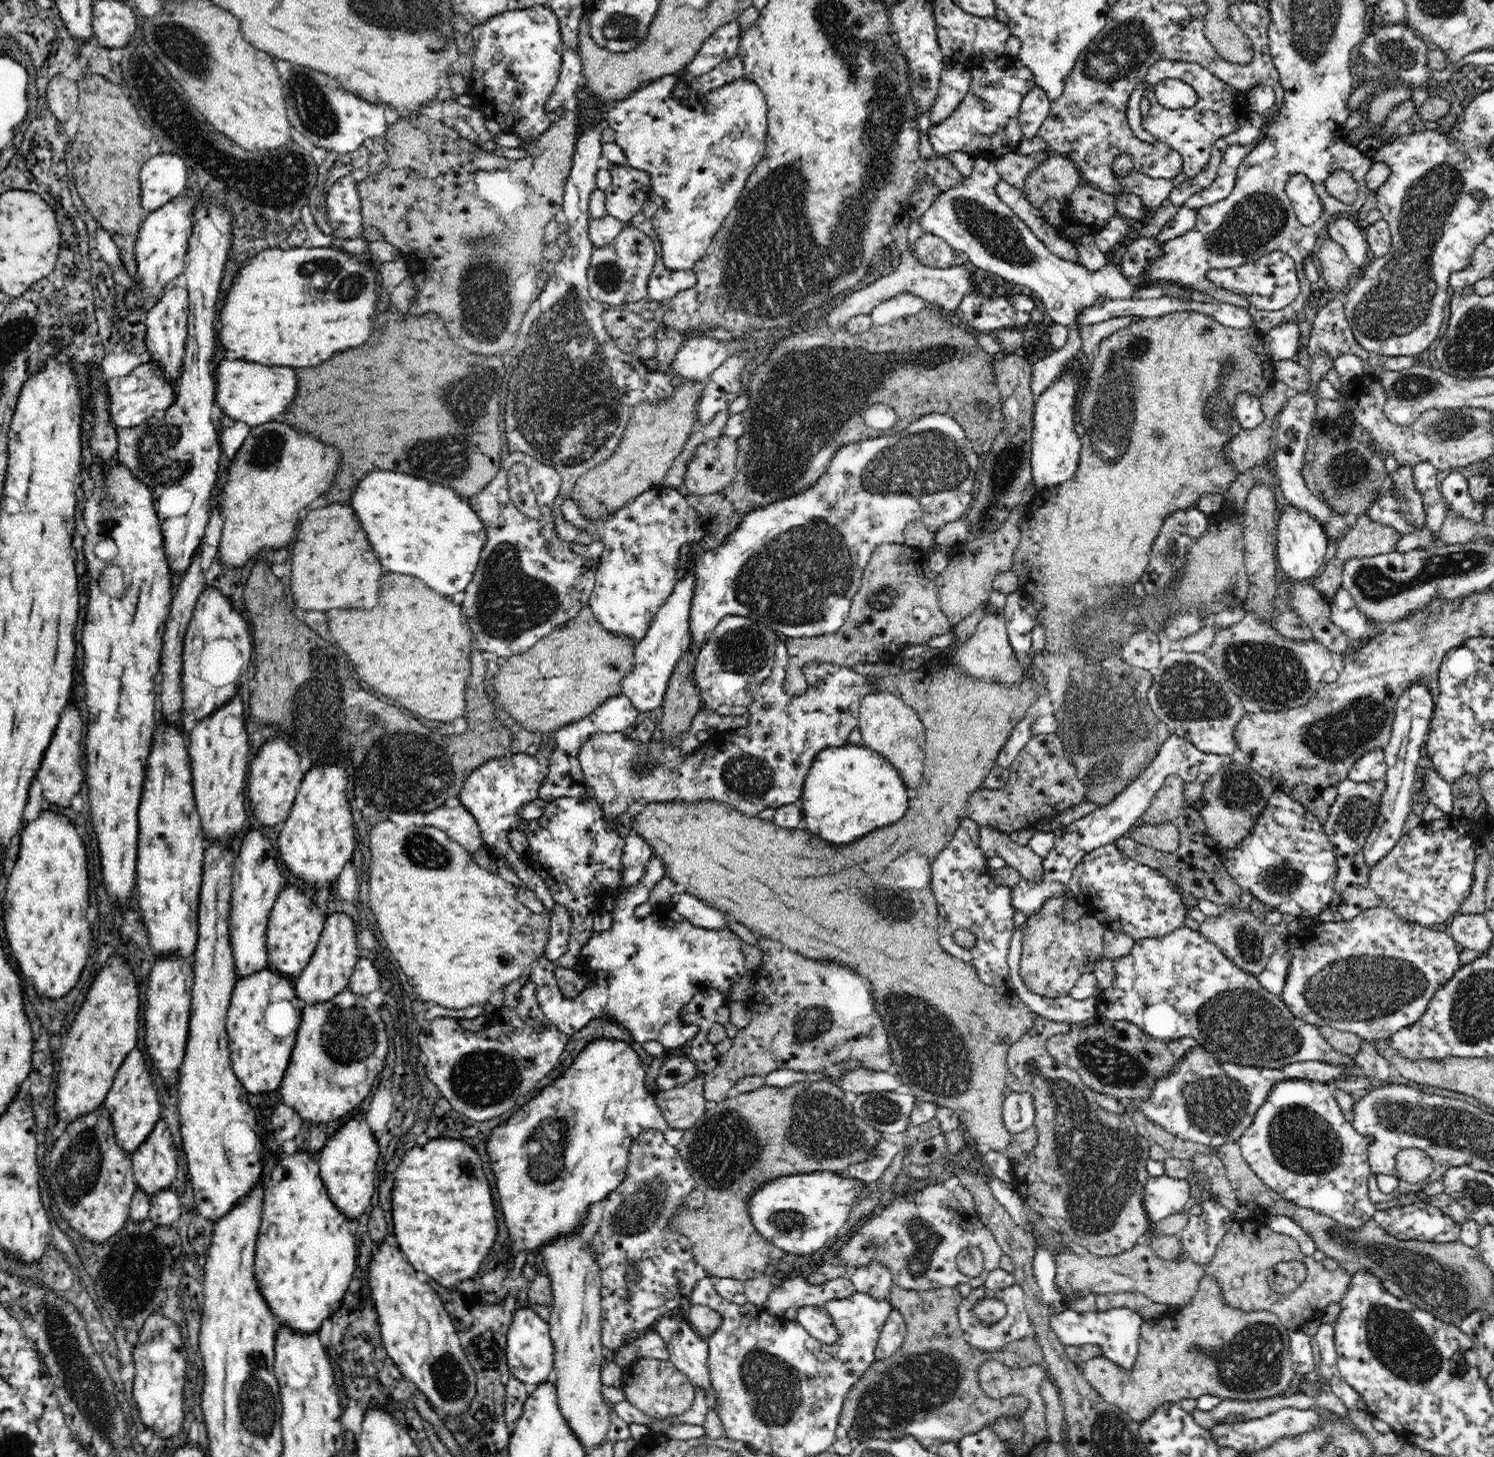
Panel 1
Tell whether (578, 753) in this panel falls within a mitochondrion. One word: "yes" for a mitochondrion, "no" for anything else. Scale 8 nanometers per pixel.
no

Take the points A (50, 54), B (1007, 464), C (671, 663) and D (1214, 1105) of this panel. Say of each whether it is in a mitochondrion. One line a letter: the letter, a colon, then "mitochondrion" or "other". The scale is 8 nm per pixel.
A: other
B: mitochondrion
C: other
D: mitochondrion

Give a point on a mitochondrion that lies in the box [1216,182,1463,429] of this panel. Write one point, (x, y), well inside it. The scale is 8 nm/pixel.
(1414, 386)

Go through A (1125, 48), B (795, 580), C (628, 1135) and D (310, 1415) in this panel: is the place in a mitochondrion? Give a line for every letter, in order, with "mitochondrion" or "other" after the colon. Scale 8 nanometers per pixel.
A: mitochondrion
B: mitochondrion
C: other
D: other

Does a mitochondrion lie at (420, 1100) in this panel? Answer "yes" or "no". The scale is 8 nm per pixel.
no

